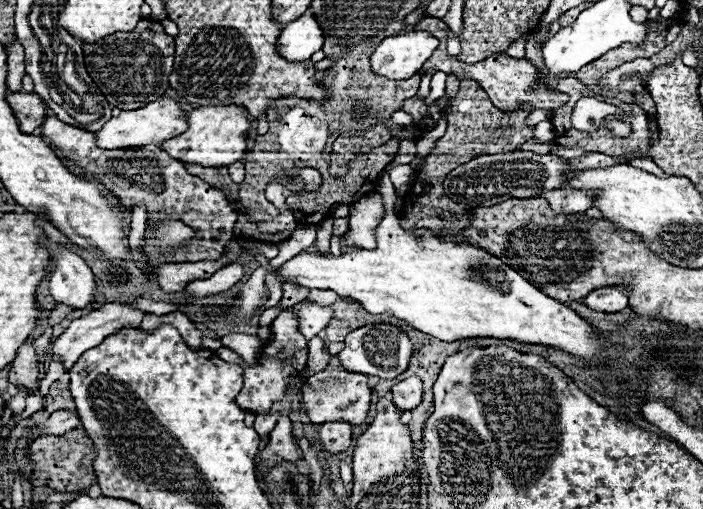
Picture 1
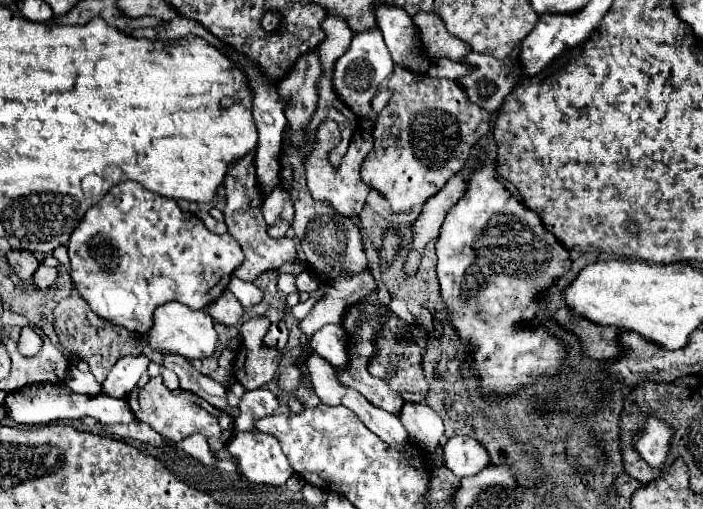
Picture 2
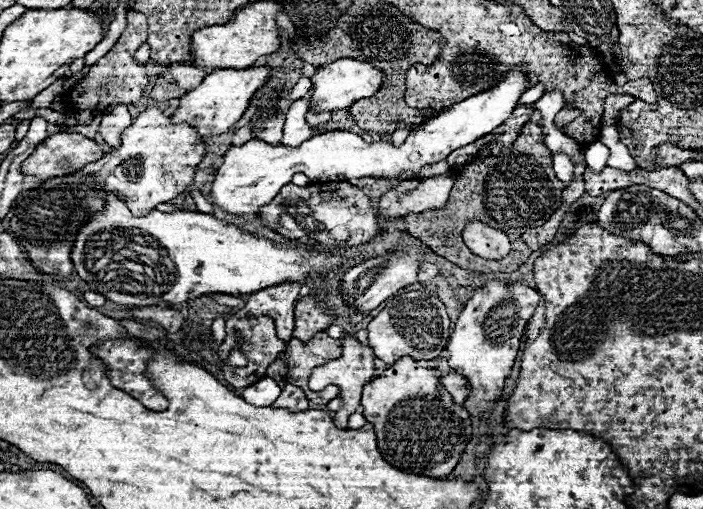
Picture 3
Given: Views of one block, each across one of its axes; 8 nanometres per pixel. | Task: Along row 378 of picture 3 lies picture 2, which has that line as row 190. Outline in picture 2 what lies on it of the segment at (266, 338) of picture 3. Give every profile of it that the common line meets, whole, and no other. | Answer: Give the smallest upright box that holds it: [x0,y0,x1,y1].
[224,156,296,282]

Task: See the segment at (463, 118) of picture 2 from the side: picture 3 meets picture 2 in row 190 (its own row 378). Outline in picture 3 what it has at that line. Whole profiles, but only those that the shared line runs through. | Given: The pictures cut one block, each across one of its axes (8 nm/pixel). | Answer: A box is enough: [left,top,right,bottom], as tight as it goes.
[362,356,472,478]

